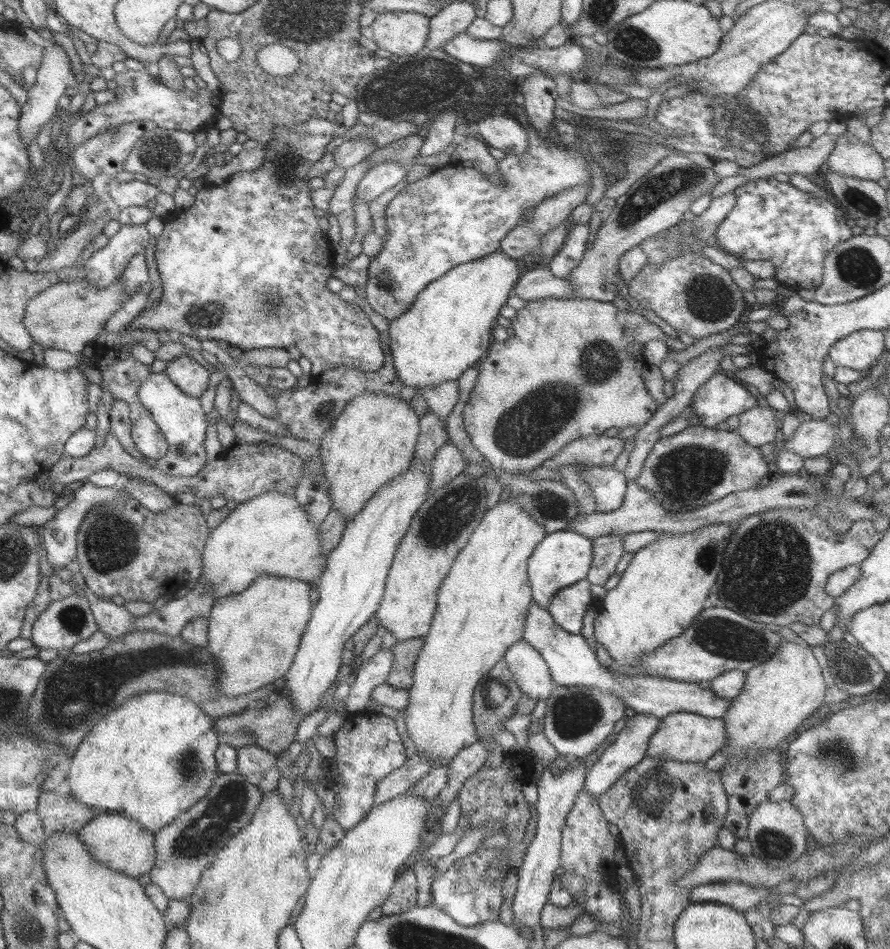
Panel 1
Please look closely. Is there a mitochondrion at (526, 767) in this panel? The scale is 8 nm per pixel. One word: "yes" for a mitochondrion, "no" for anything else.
no

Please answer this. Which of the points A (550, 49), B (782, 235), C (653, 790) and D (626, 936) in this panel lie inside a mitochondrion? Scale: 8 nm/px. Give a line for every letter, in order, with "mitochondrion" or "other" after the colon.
A: other
B: other
C: mitochondrion
D: other

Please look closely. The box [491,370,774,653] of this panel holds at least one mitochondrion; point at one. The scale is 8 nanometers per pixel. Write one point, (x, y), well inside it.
(685, 475)

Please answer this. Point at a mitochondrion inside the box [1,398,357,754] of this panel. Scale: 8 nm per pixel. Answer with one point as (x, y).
(65, 693)

